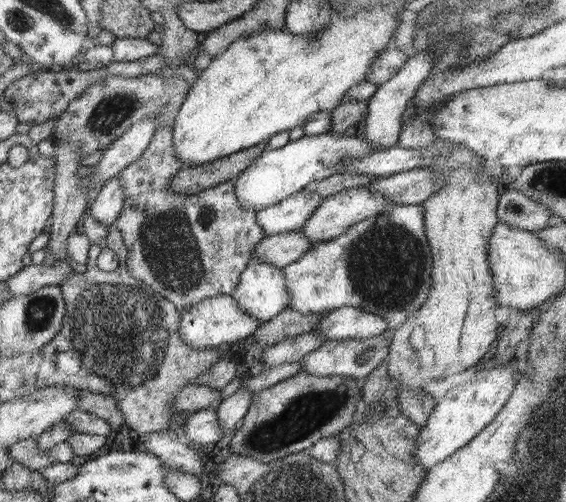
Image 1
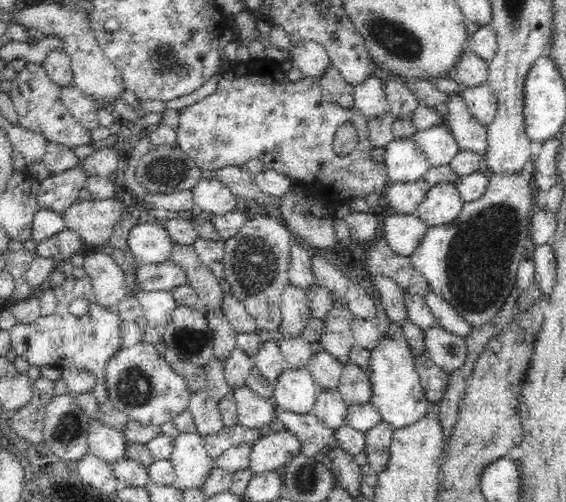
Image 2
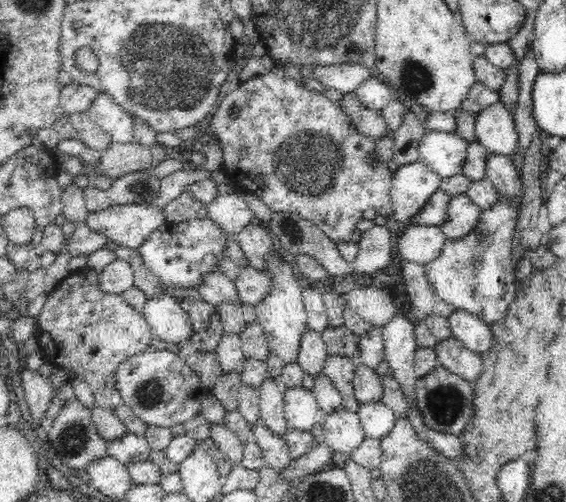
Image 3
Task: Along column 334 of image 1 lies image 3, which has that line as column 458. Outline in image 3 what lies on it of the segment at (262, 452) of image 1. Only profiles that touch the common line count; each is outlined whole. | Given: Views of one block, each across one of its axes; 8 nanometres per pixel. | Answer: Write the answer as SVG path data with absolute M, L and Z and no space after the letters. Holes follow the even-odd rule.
M442 365L436 366L416 382L416 398L423 422L432 429L460 436L470 422L474 412L475 382L446 370Z

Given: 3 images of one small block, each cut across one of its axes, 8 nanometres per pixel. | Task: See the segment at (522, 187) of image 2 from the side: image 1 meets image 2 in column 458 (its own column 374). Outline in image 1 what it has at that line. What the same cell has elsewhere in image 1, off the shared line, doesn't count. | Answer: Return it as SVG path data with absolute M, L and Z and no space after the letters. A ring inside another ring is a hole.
M392 205L383 211L364 217L331 241L315 243L296 262L282 267L289 308L300 314L315 314L346 306L361 308L384 316L388 330L398 328L406 315L418 312L431 291L433 254L425 237L423 210L420 205Z

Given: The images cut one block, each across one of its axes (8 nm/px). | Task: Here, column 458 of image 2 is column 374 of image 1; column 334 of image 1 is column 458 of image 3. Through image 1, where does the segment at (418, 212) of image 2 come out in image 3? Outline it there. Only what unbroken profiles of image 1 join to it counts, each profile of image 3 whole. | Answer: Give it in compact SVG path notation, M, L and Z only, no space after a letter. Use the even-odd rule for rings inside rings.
M466 193L457 194L451 196L446 216L439 227L448 239L459 239L473 231L480 215L481 208L476 206Z

